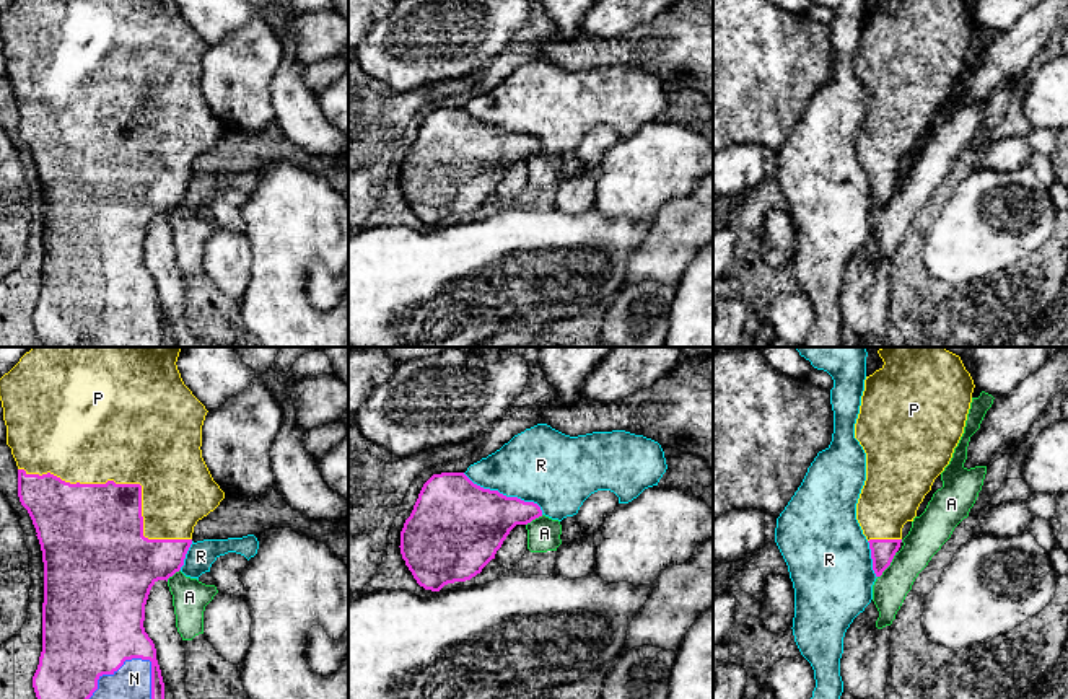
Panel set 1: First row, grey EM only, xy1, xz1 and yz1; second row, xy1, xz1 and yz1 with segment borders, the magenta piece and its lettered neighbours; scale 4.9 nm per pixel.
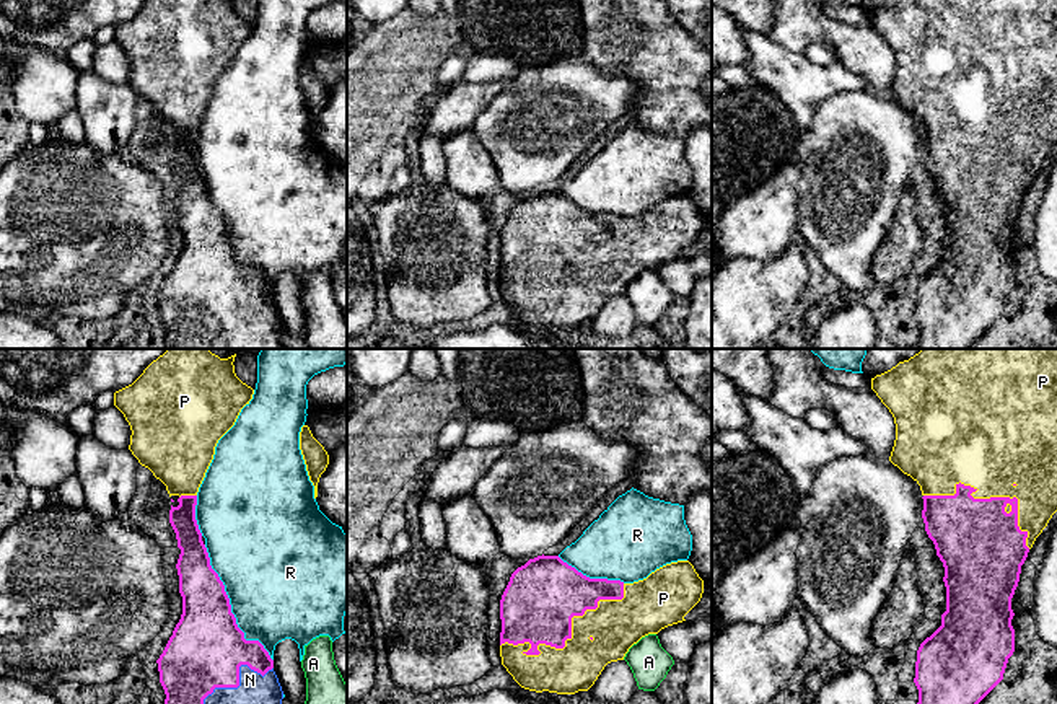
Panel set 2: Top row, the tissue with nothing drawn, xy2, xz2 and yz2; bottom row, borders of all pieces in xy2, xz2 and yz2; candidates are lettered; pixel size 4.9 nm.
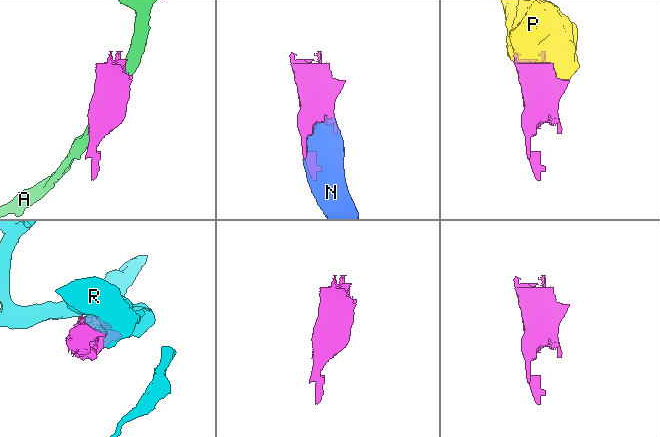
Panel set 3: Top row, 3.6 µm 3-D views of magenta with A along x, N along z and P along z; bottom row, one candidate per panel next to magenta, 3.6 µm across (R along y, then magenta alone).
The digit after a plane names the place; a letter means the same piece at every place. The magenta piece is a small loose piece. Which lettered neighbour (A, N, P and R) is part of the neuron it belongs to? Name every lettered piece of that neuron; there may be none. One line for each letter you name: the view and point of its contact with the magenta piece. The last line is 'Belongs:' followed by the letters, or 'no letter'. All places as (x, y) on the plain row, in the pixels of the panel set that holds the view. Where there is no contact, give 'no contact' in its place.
N: meets magenta in xy1 at (109, 308)
P: meets magenta in xy1 at (127, 119)
Belongs: N, P

